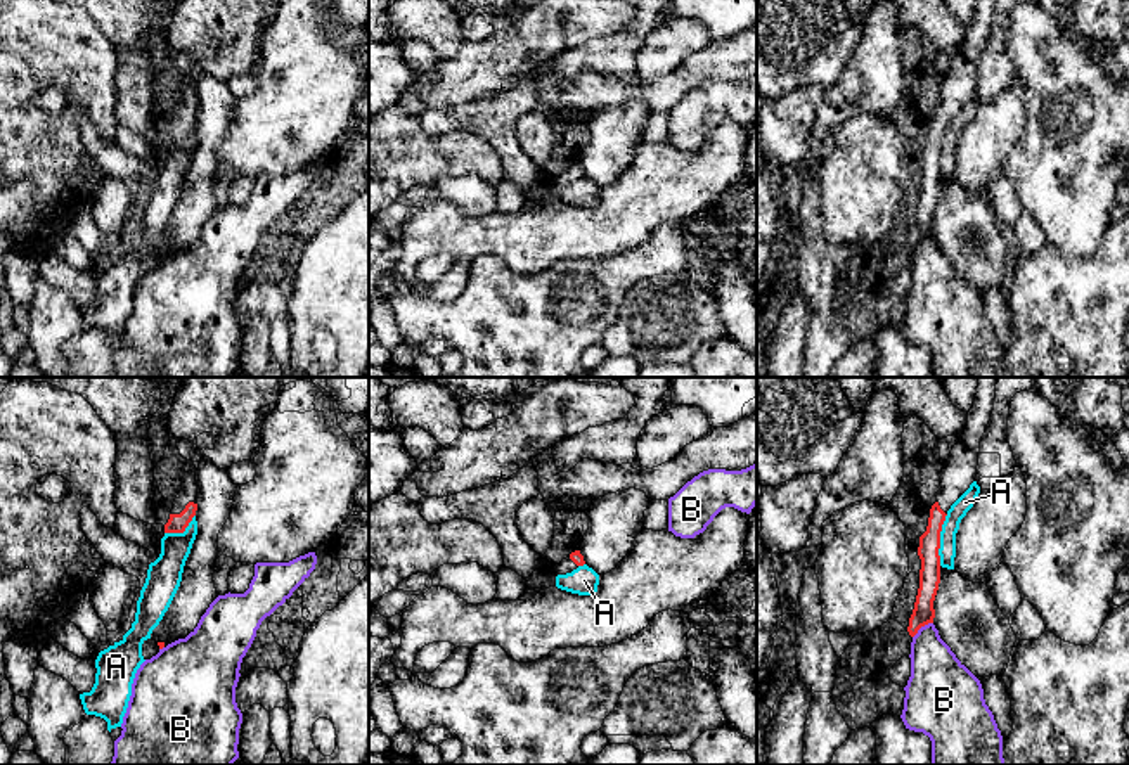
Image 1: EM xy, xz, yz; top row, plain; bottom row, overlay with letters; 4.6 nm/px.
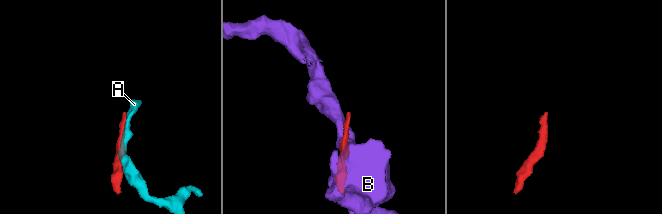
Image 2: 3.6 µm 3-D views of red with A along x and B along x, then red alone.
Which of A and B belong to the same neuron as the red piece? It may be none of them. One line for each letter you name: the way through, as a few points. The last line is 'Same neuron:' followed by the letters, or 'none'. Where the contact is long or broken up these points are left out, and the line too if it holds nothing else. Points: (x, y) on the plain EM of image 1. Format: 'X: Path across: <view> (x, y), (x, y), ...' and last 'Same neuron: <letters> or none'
Same neuron: none

